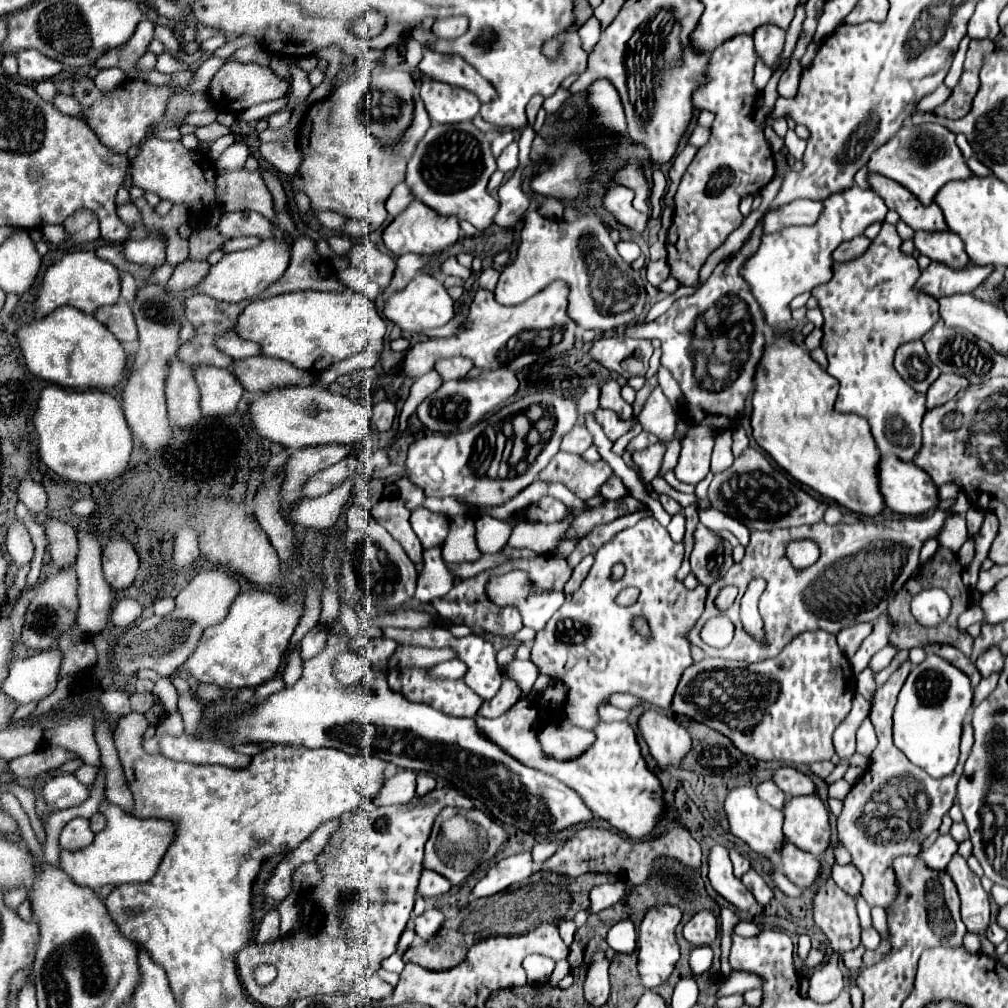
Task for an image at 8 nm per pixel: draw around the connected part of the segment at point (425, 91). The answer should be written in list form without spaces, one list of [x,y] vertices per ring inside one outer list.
[[[427,80],[421,86],[421,100],[429,118],[437,124],[471,122],[481,110],[481,102],[477,100],[477,96],[473,96],[465,88],[433,80]]]

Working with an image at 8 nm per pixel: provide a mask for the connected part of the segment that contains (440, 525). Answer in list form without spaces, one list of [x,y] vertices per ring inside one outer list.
[[[419,508],[411,514],[411,526],[413,526],[413,532],[419,536],[423,550],[443,544],[447,532],[449,532],[449,520],[445,516],[433,514],[425,508]]]

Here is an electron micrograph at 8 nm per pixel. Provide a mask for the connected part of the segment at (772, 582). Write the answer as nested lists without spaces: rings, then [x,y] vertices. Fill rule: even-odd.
[[[937,508],[933,514],[925,514],[921,518],[899,518],[899,520],[885,518],[885,520],[867,520],[867,522],[831,524],[831,526],[821,522],[813,526],[799,526],[787,530],[777,528],[769,532],[751,530],[751,540],[747,544],[743,560],[737,562],[713,586],[709,586],[709,596],[703,612],[703,616],[707,616],[707,612],[721,612],[715,606],[715,596],[725,586],[737,586],[739,594],[733,606],[723,610],[735,624],[733,642],[723,650],[713,650],[711,646],[703,644],[703,640],[699,638],[701,618],[695,622],[693,630],[689,630],[687,638],[691,646],[699,646],[707,656],[739,660],[739,662],[761,662],[777,656],[783,650],[783,646],[787,646],[791,638],[795,638],[795,634],[809,632],[809,630],[811,632],[825,630],[837,634],[843,628],[859,622],[875,622],[875,618],[887,610],[889,598],[917,572],[921,544],[939,534],[943,520],[947,516],[949,516],[947,512]],[[799,538],[809,538],[817,544],[811,542],[809,548],[801,552],[805,546],[803,542],[807,540],[797,542],[795,550],[789,554],[791,560],[789,564],[789,560],[783,556],[783,546]],[[795,568],[805,568],[805,570],[795,570]],[[753,578],[765,578],[767,582],[767,588],[759,600],[759,614],[763,618],[763,630],[765,630],[763,644],[755,640],[749,632],[745,632],[739,618],[739,600]]]

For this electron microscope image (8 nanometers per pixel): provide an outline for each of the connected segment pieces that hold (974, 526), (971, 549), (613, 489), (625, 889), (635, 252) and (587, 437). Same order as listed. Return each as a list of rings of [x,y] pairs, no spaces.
[[[971,508],[971,510],[967,512],[967,530],[969,530],[969,534],[975,534],[975,532],[981,528],[983,518],[985,518],[985,512],[981,512],[981,510]]]
[[[967,540],[956,553],[958,562],[962,567],[967,567],[975,554],[975,544],[973,540]]]
[[[613,476],[605,482],[605,486],[601,486],[601,496],[607,500],[615,500],[615,498],[627,496],[627,488],[623,486],[623,482],[617,476]]]
[[[615,882],[615,884],[601,884],[601,886],[595,886],[589,894],[589,912],[591,914],[597,914],[605,908],[611,908],[615,902],[619,902],[625,894],[629,894],[629,884],[627,882]]]
[[[619,242],[619,244],[617,244],[617,250],[619,250],[621,258],[623,258],[627,264],[635,262],[635,260],[641,256],[641,250],[639,250],[639,246],[637,246],[635,242]]]
[[[575,426],[569,434],[565,434],[561,442],[561,450],[571,454],[583,454],[591,444],[593,444],[593,436],[589,434],[589,430]]]

